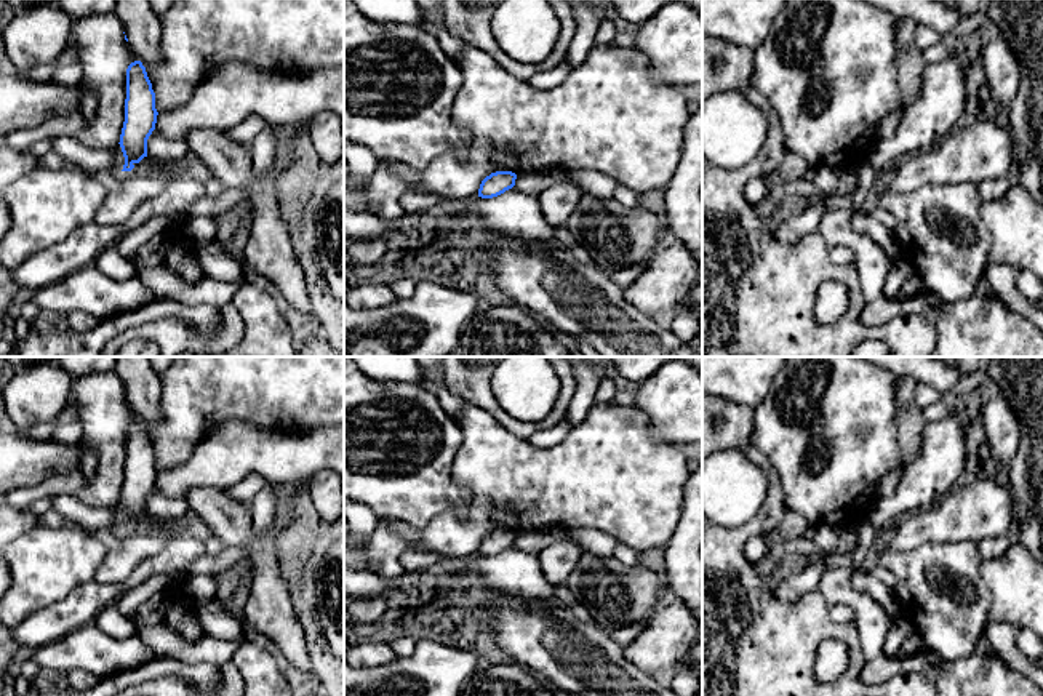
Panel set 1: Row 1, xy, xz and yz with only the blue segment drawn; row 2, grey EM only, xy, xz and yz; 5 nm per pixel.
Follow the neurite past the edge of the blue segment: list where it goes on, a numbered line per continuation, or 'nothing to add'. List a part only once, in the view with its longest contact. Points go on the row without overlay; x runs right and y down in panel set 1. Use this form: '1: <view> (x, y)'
nothing to add

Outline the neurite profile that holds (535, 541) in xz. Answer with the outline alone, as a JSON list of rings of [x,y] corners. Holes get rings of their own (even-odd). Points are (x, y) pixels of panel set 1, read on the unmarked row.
[[[541,528],[534,531],[522,531],[522,533],[517,533],[517,538],[515,538],[515,544],[520,549],[526,552],[534,552],[534,554],[542,552],[552,544],[565,542],[565,541],[574,542],[569,533],[563,528]]]

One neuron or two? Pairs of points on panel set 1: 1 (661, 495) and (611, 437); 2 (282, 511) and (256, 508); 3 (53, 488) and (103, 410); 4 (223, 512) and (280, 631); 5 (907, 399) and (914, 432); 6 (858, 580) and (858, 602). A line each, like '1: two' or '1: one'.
1: one
2: two
3: one
4: one
5: one
6: two

